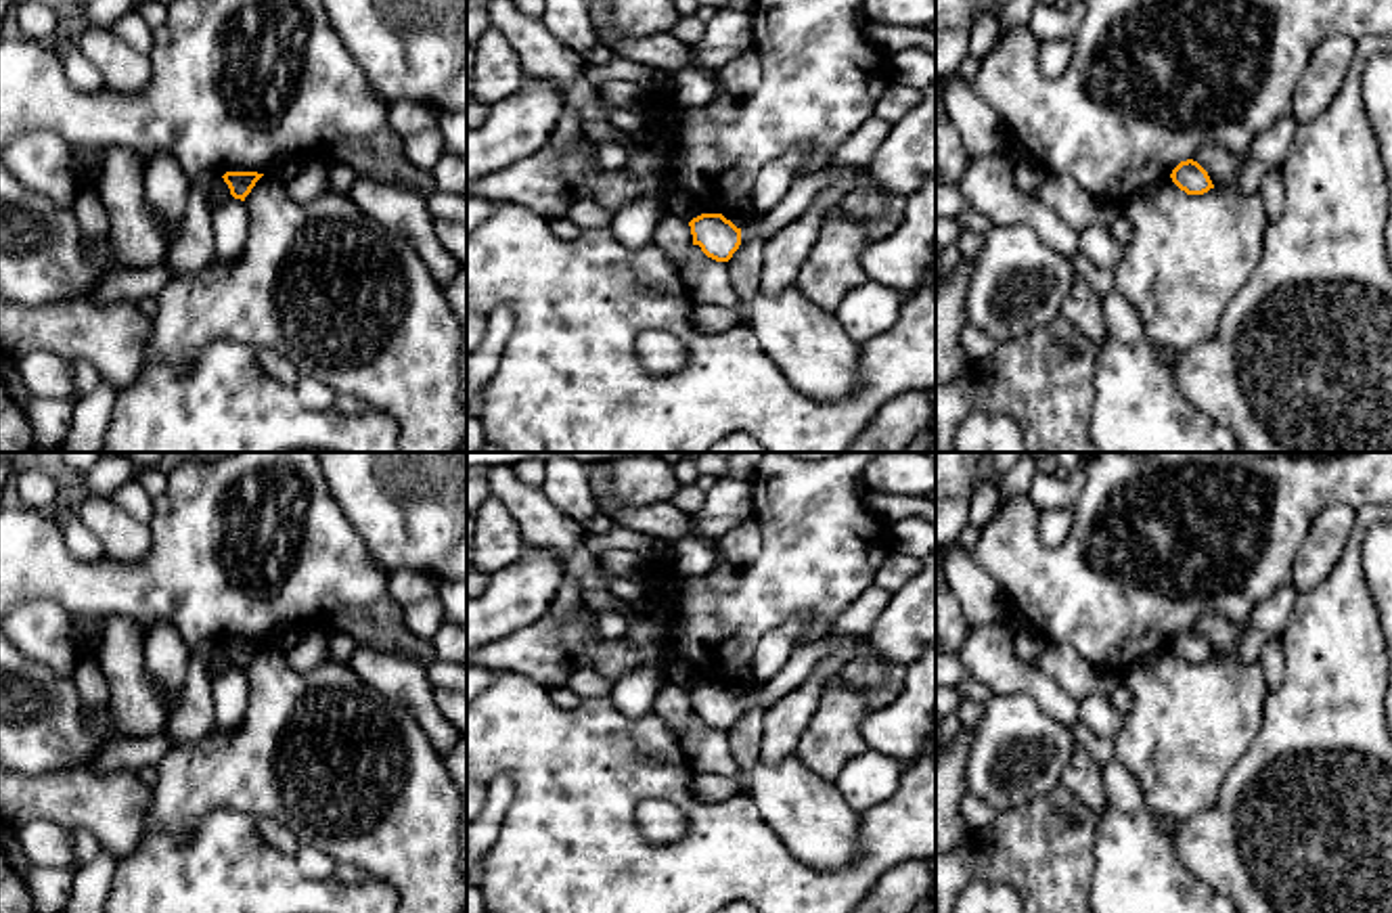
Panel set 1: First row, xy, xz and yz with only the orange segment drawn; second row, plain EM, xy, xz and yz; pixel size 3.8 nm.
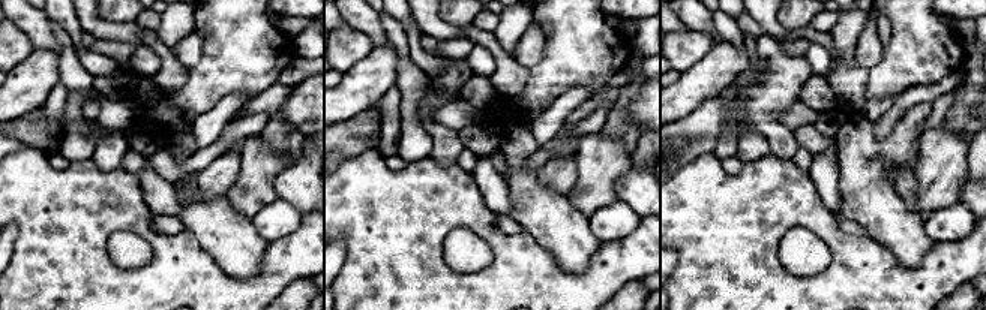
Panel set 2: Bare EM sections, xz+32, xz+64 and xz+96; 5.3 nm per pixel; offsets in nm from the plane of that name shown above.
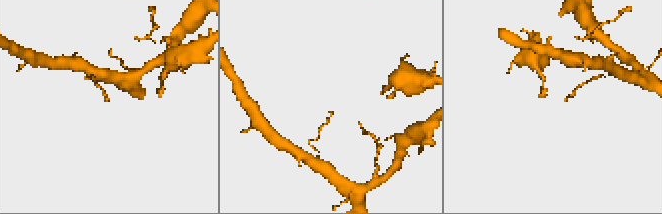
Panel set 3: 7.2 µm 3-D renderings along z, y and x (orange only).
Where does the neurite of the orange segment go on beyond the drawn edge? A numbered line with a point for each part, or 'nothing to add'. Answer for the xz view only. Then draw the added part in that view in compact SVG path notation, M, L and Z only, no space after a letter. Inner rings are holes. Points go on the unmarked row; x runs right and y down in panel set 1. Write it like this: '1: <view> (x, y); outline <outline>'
1: xz (804, 660); outline M827 634L825 639L795 649L785 668L764 683L756 683L756 691L741 697L741 708L751 704L762 704L770 708L787 693L795 691L818 666L818 662L837 649L837 634Z

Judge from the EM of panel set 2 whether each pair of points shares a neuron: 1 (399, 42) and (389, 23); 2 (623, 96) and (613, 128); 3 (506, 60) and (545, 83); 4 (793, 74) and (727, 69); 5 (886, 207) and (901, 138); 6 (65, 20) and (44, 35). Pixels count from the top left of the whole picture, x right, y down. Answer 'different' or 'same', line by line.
1: same
2: same
3: different
4: different
5: same
6: different

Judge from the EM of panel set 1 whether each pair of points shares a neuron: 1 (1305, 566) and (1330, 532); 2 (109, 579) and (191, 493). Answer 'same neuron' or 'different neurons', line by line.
1: same neuron
2: same neuron

